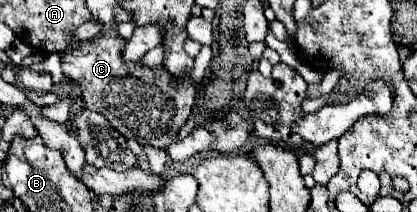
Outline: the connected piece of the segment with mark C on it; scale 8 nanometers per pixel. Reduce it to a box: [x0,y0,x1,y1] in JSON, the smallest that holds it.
[62,30,196,148]

